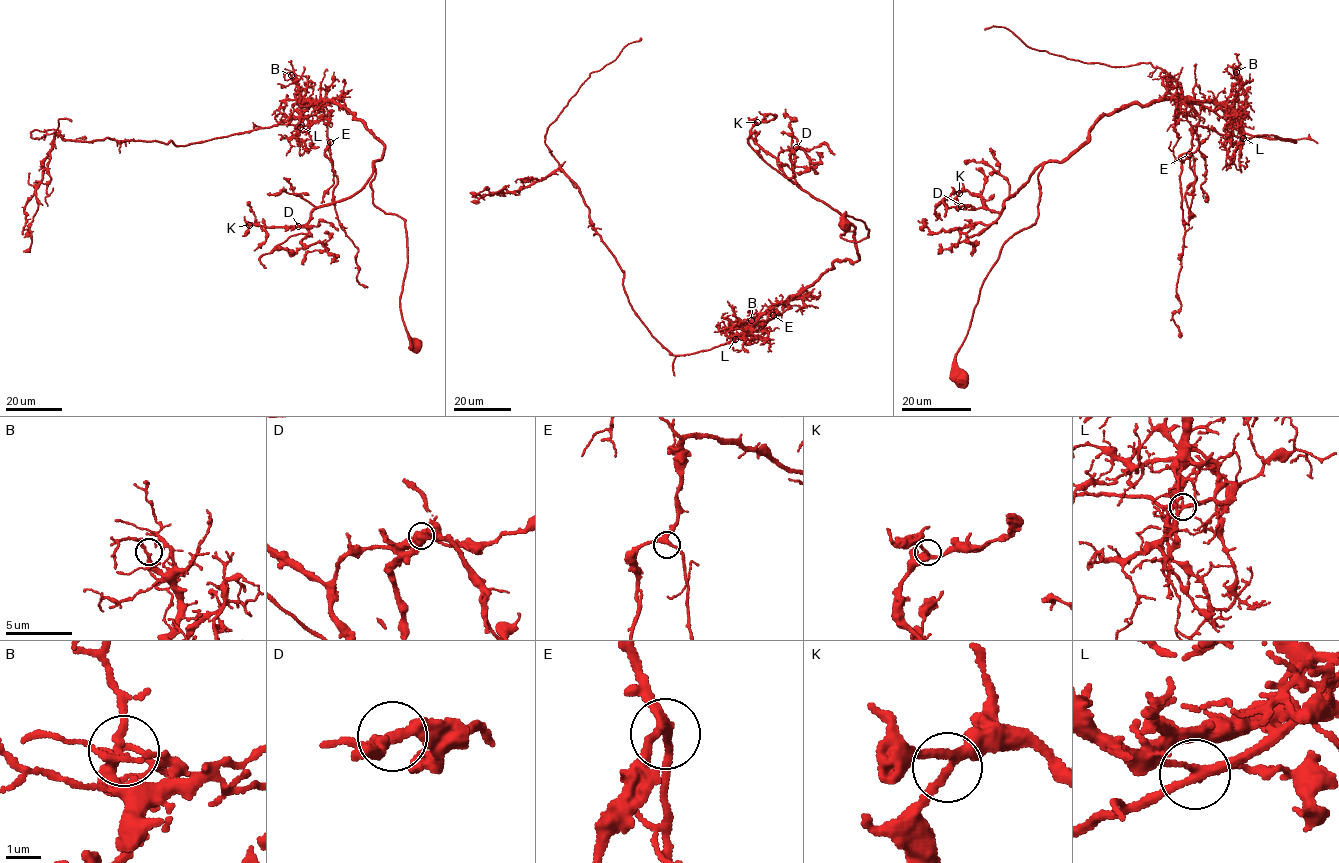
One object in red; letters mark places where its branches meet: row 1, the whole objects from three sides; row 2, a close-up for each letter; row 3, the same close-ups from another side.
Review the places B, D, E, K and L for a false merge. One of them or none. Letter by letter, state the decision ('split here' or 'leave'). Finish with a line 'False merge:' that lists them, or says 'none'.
B: leave
D: leave
E: leave
K: leave
L: split here
False merge: L

